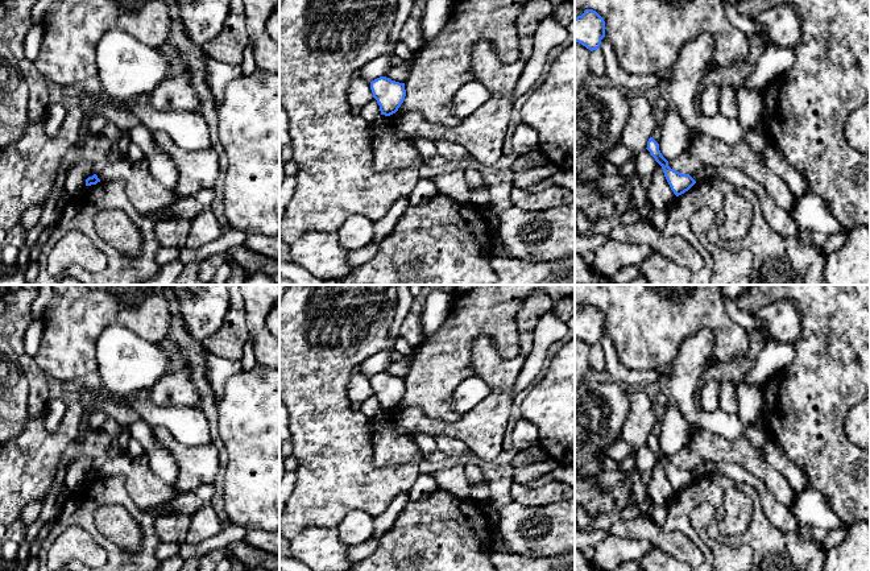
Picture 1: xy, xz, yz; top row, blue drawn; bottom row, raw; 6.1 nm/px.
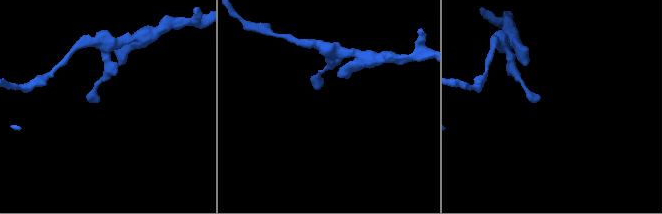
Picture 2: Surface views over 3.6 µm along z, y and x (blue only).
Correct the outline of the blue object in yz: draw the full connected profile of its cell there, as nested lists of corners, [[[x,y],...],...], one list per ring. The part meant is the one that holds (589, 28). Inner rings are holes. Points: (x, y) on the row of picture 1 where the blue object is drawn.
[[[585,9],[581,16],[575,18],[575,42],[591,51],[597,50],[605,37],[605,29],[604,18],[596,11]]]

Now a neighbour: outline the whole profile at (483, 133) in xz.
[[[486,40],[473,46],[475,79],[490,91],[490,99],[472,115],[460,119],[455,127],[443,127],[428,123],[417,112],[395,112],[388,116],[395,138],[411,145],[418,138],[450,140],[461,144],[481,166],[493,165],[502,153],[515,86],[526,63],[518,59],[510,65],[498,65],[496,57],[493,45]]]

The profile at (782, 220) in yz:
[[[729,166],[709,167],[708,177],[725,181],[732,190],[751,191],[759,200],[761,210],[767,223],[782,236],[800,239],[800,228],[798,227],[791,212],[783,210],[766,191],[766,189],[747,177],[743,171]]]

